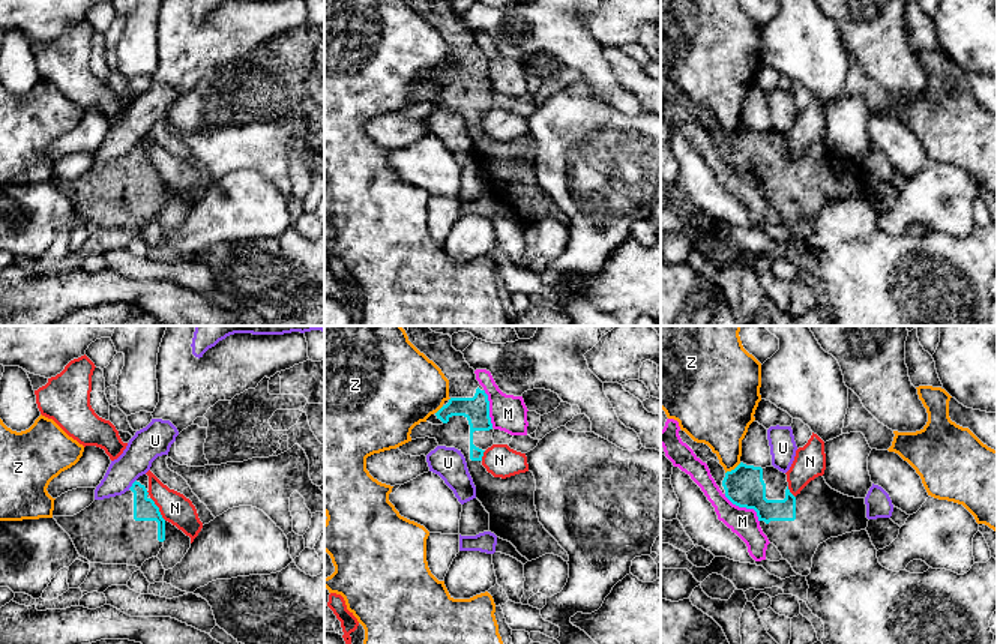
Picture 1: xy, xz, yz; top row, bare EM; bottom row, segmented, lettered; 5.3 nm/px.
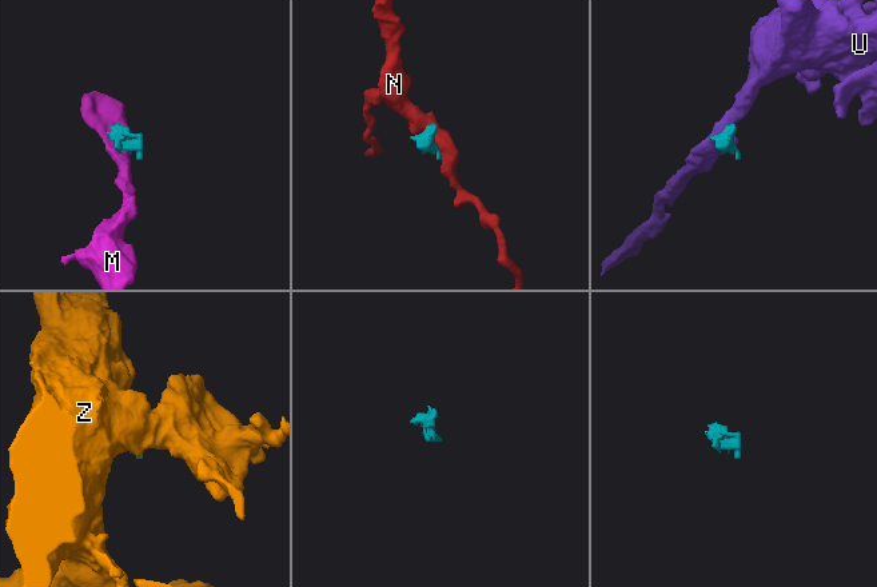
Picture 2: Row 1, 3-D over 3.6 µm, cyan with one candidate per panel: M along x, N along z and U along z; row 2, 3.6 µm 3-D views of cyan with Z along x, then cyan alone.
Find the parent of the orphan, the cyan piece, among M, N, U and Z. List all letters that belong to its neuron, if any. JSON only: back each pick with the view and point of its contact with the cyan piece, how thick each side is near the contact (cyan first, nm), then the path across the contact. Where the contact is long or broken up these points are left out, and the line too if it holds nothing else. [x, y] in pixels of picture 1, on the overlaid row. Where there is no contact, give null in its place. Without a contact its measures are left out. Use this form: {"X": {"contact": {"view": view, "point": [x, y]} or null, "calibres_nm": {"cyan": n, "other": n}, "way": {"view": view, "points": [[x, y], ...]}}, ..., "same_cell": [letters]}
{"same_cell": []}

